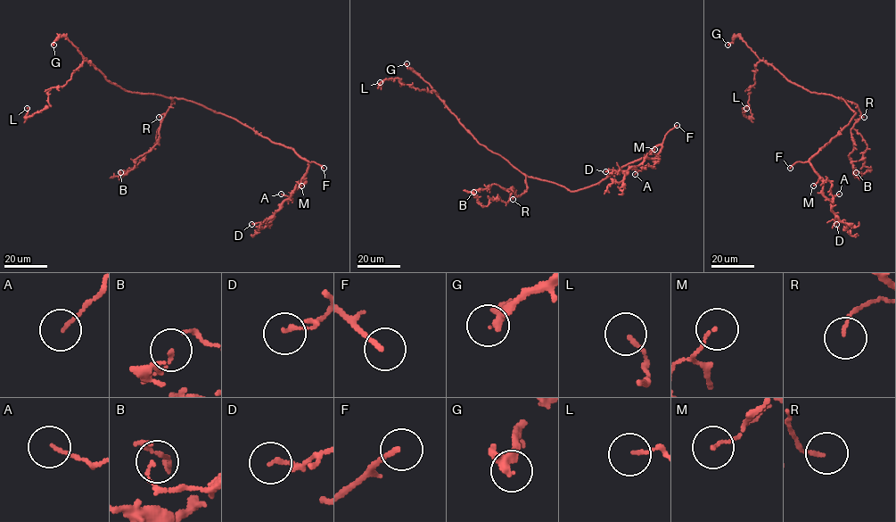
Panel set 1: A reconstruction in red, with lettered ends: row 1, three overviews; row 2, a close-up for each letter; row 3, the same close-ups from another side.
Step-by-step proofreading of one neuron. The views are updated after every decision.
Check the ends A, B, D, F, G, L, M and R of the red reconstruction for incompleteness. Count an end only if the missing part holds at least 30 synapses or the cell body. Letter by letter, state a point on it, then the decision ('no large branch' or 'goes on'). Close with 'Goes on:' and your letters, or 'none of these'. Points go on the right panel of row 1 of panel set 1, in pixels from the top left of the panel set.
A: at (839, 194); no large branch
B: at (856, 172); no large branch
D: at (836, 224); no large branch
F: at (790, 168); goes on
G: at (727, 45); goes on
L: at (746, 108); no large branch
M: at (813, 186); no large branch
R: at (864, 117); no large branch
Goes on: F, G

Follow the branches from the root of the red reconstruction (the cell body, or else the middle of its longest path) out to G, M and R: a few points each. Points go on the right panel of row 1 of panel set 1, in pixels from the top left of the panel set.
G: (844, 102), (841, 97), (811, 93), (789, 81), (772, 65), (761, 61), (739, 37), (727, 45)
M: (844, 102), (856, 113), (809, 161), (818, 178), (813, 186)
R: (844, 102), (840, 98), (854, 103), (864, 117)

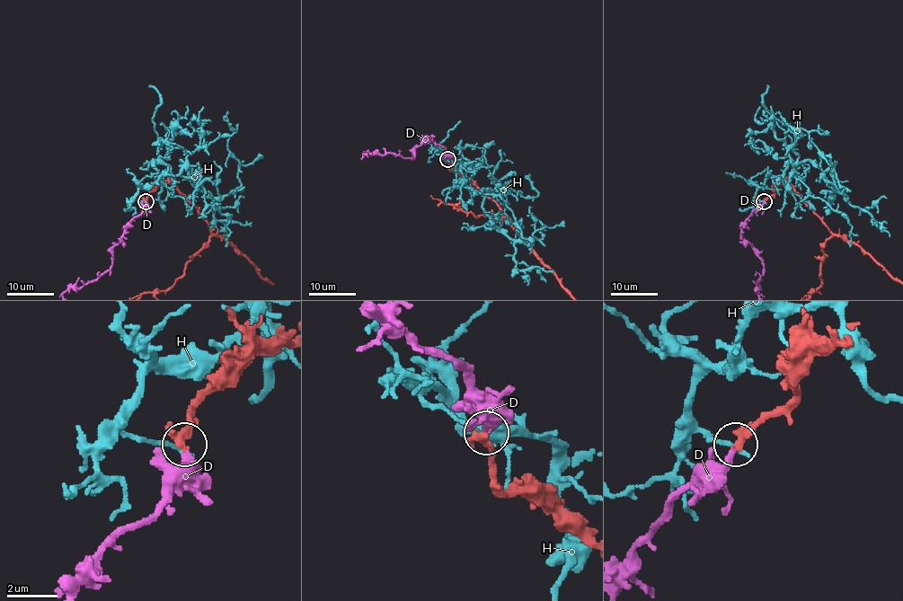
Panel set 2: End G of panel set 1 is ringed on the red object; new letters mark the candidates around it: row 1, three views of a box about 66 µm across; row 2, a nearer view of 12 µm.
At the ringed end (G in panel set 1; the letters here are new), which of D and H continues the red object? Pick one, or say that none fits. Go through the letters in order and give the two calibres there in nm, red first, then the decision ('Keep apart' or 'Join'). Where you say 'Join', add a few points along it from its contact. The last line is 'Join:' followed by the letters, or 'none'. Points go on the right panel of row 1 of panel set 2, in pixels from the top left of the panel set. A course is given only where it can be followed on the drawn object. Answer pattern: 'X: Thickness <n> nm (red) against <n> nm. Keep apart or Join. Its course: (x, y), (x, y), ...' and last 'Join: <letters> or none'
D: Thickness 360 nm (red) against 280 nm. Join. Its course: (765, 201), (750, 215), (741, 236), (754, 248), (763, 267), (757, 294)
H: Thickness 360 nm (red) against 180 nm. Keep apart
Join: D

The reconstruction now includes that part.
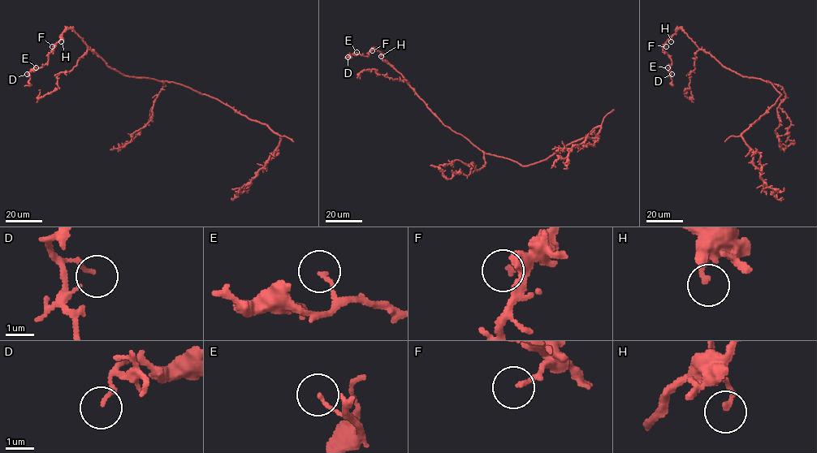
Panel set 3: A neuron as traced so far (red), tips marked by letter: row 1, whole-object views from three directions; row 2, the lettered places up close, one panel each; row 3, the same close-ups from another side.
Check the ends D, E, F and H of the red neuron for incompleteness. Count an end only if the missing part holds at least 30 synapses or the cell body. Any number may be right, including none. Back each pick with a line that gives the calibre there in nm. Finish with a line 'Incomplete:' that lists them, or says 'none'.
Incomplete: none

